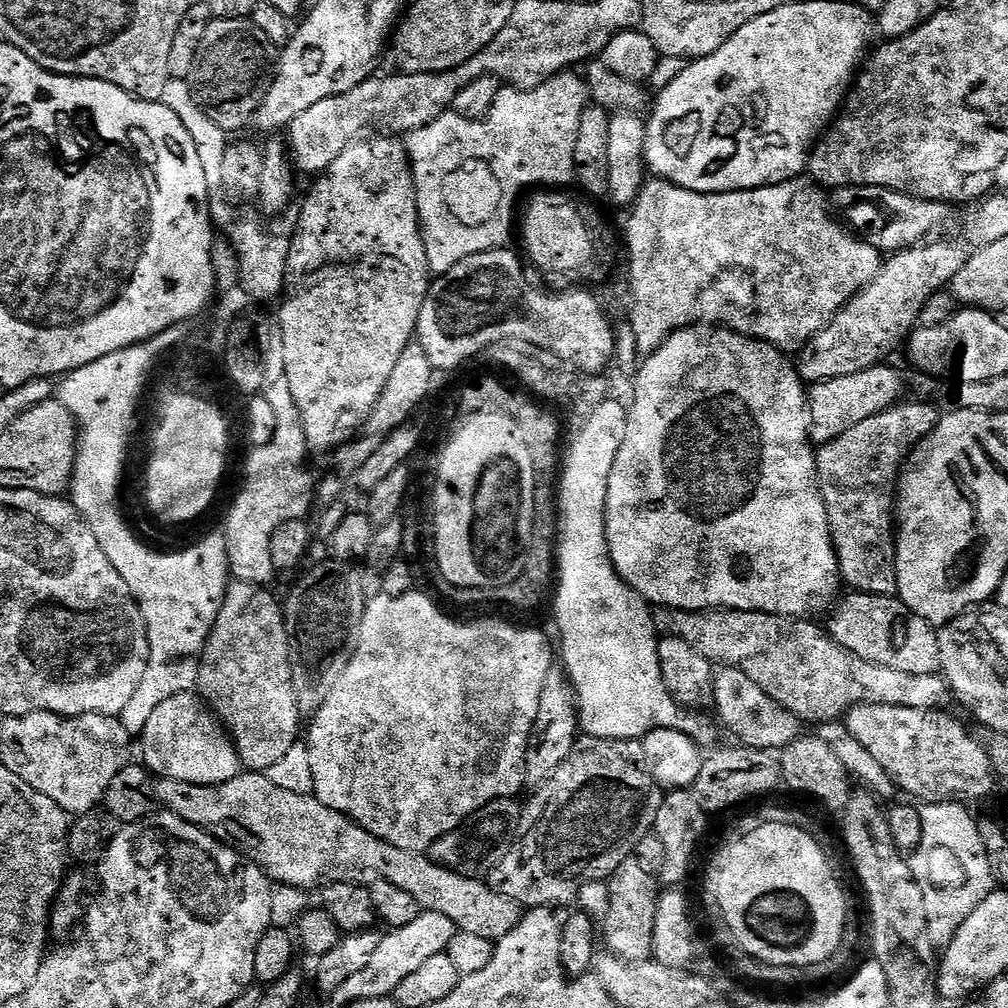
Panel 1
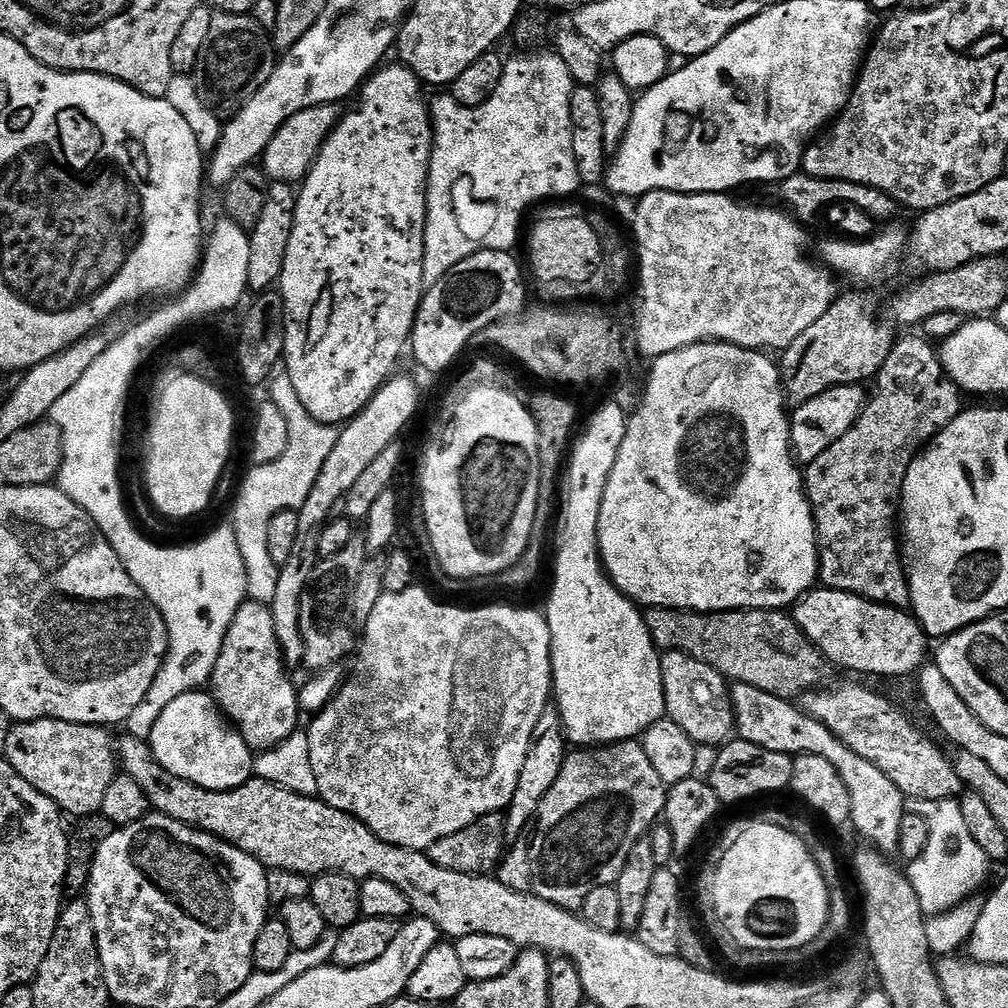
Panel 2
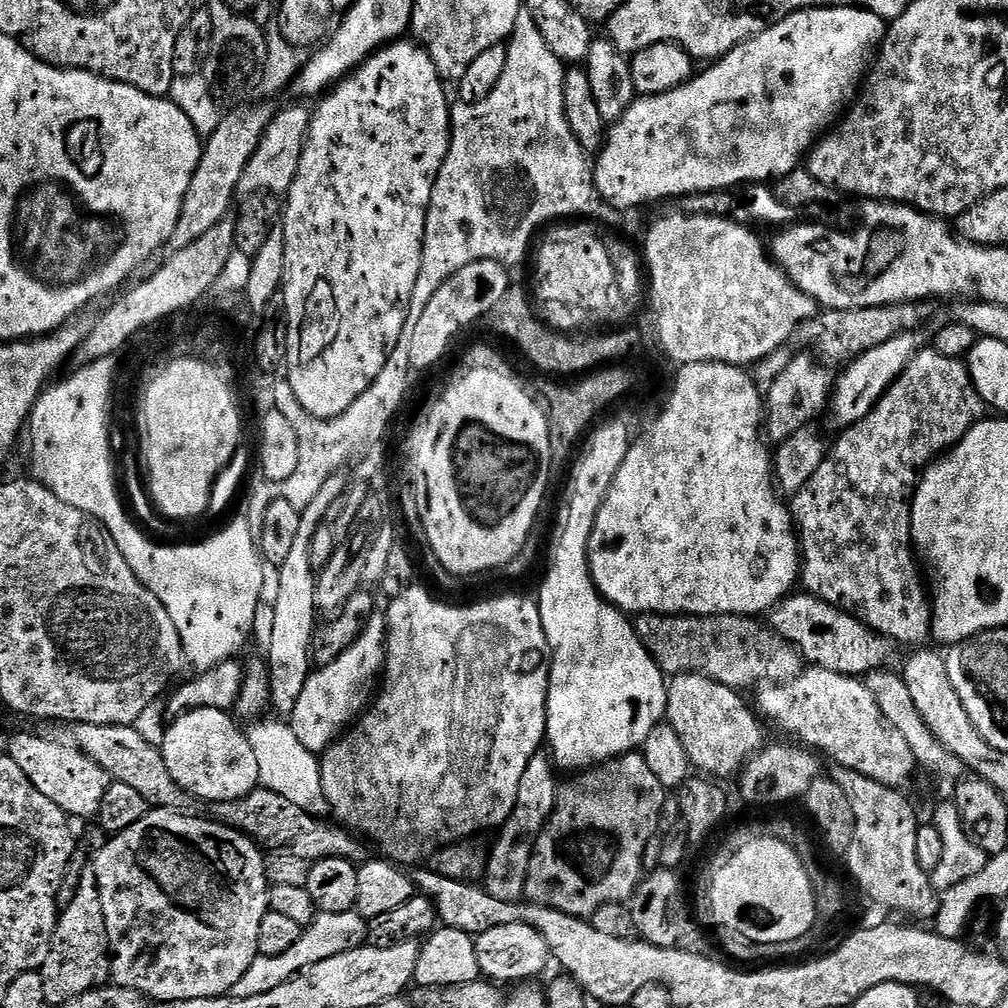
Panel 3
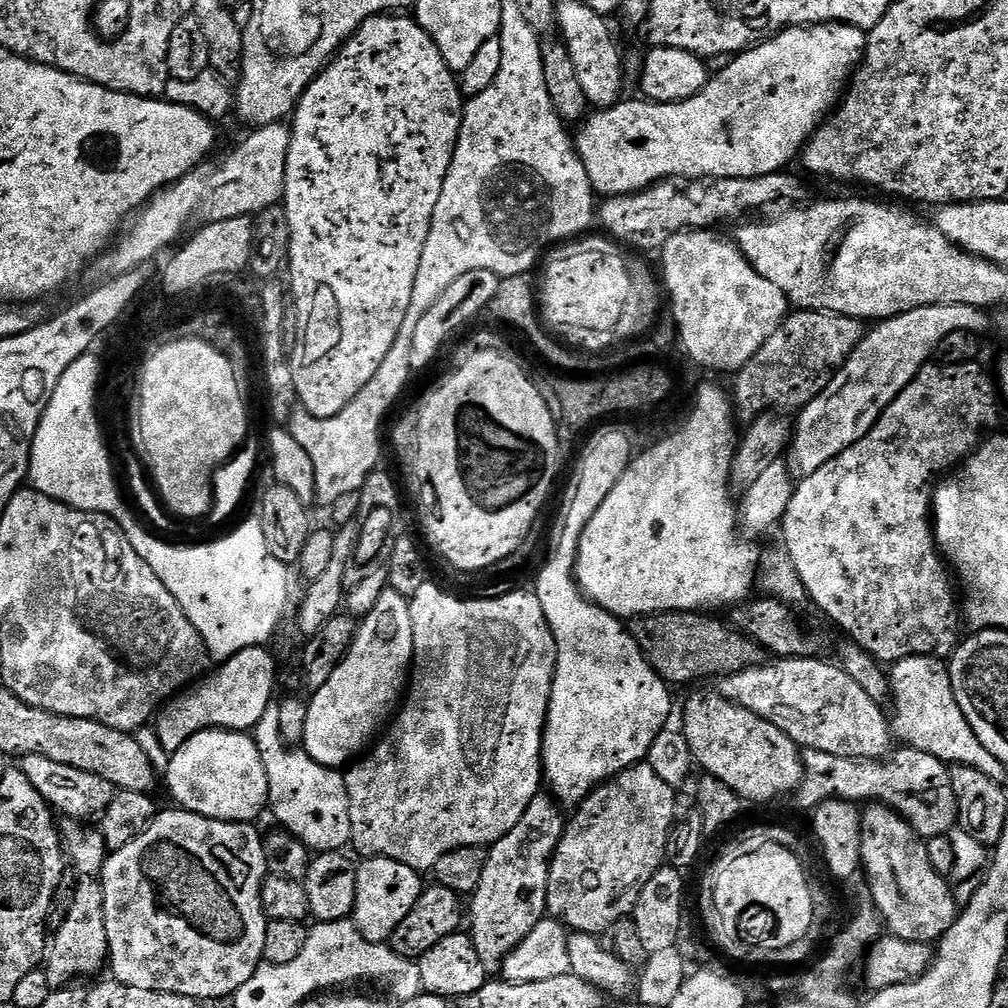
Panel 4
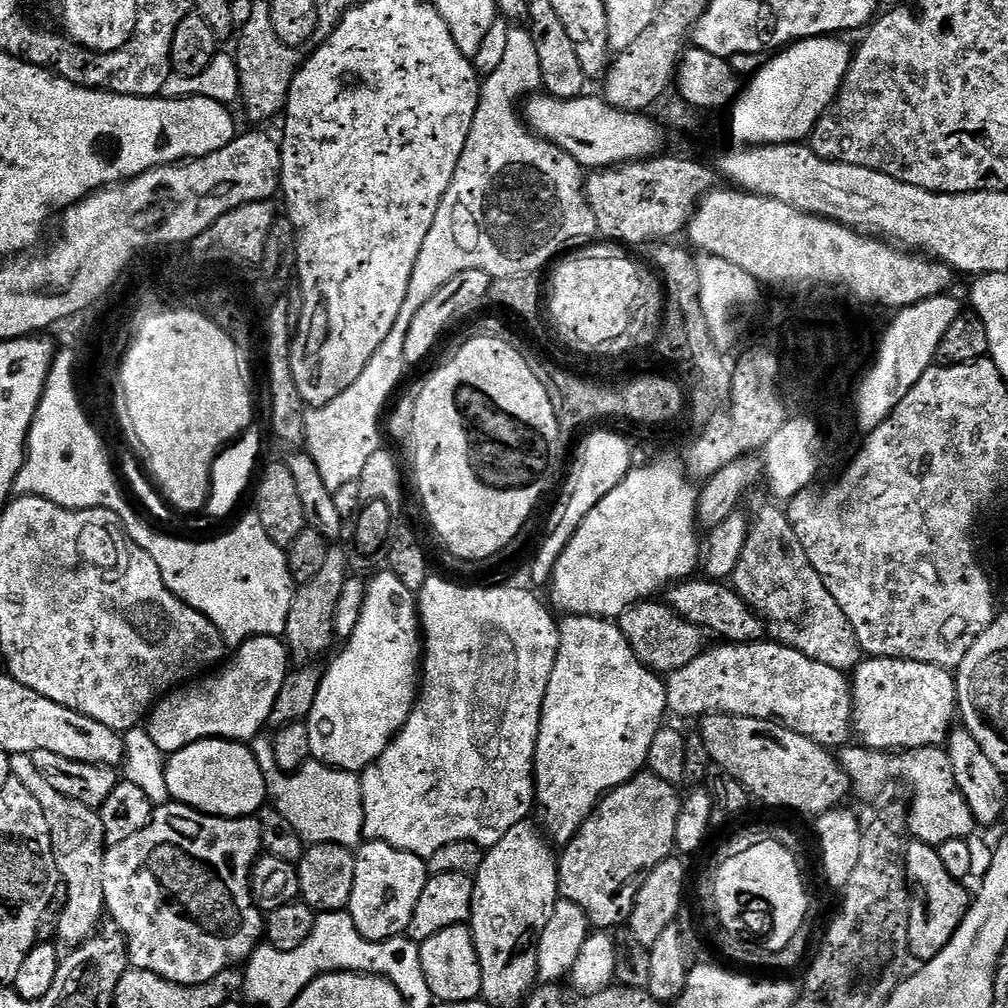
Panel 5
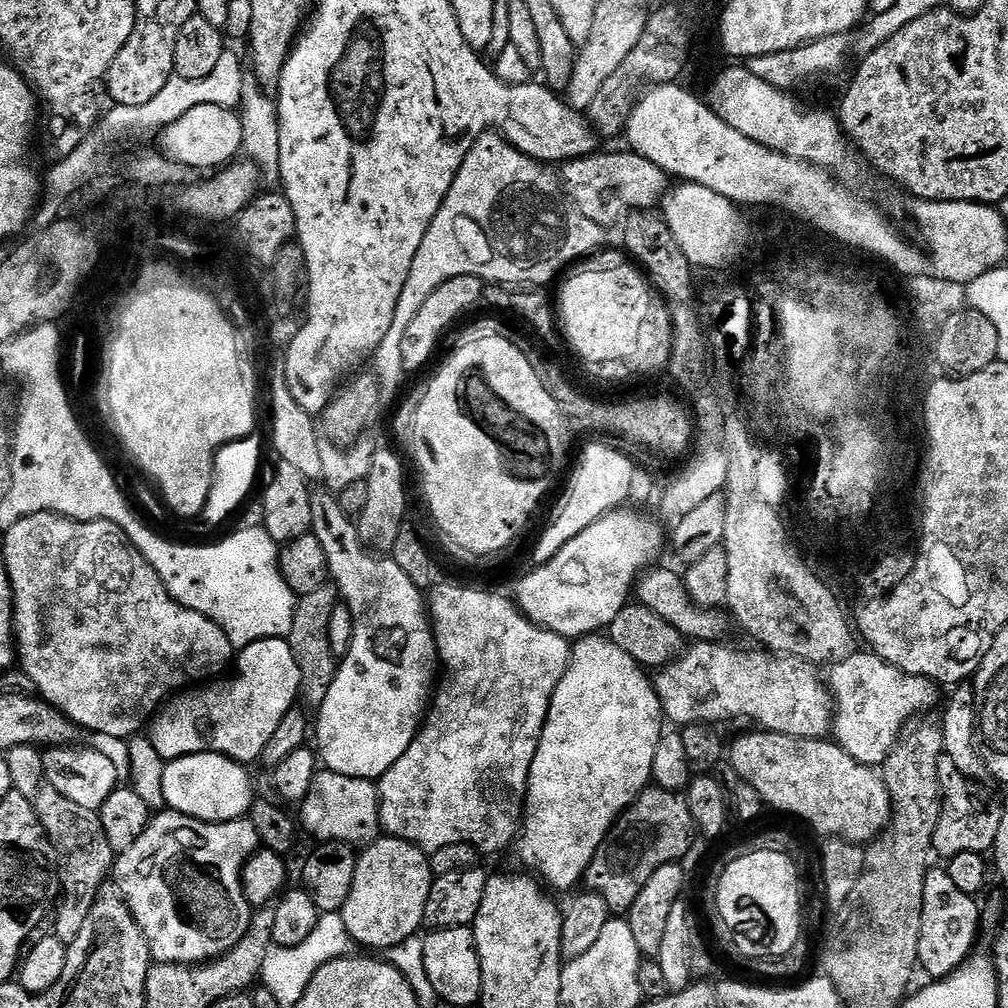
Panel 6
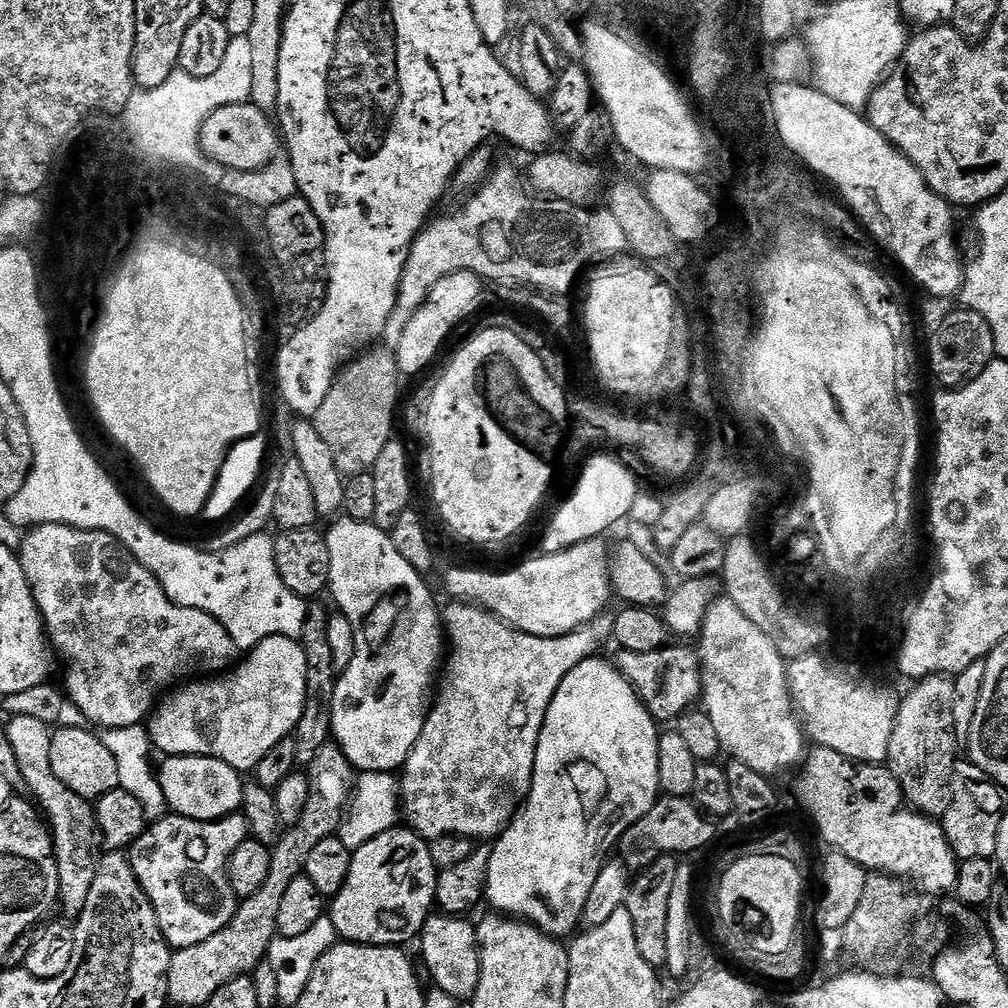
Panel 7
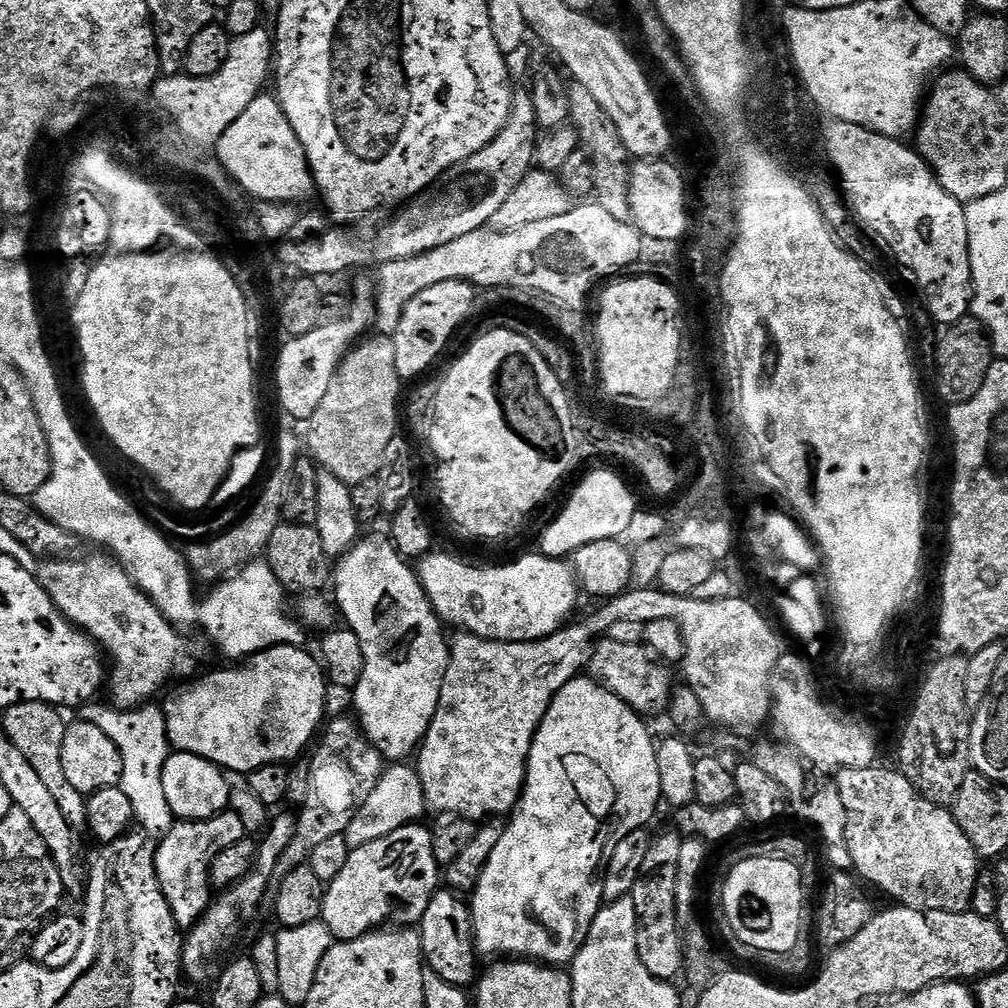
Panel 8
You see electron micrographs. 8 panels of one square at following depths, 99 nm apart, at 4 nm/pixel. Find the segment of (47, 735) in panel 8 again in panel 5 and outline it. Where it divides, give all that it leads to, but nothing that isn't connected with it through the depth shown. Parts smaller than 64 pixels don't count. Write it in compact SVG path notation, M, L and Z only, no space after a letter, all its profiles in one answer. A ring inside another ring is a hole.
M31 755L11 757L12 776L42 806L46 814L46 826L50 826L50 838L54 850L54 862L57 873L62 874L62 896L64 892L64 909L60 912L60 921L56 924L56 940L61 953L67 954L74 948L82 947L86 941L95 936L101 927L100 919L105 919L104 906L104 831L102 818L97 809L86 806L58 790L52 785L47 775L40 773Z

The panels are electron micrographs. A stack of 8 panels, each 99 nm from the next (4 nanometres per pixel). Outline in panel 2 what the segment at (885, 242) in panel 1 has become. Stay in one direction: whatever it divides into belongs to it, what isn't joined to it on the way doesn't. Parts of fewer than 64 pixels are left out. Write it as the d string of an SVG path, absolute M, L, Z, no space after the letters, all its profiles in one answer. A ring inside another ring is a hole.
M797 174L789 180L783 181L782 188L788 195L791 211L801 221L809 222L816 216L816 212L833 212L840 219L844 228L849 228L852 234L864 238L877 231L878 225L872 220L877 220L880 226L887 225L896 216L898 205L892 197L887 196L882 190L867 188L861 184L851 184L841 180L819 180L813 176Z

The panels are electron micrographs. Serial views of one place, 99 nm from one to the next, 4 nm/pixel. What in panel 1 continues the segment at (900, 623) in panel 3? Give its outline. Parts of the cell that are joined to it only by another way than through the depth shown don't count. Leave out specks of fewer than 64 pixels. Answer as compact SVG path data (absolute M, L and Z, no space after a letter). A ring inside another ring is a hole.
M901 402L894 408L888 408L882 414L874 414L874 418L866 418L866 422L858 422L856 426L850 426L844 434L834 438L828 444L819 445L816 452L816 479L820 485L820 497L824 500L826 514L828 515L828 529L832 535L832 545L836 548L836 561L840 567L840 579L845 585L848 584L853 593L865 592L871 596L896 596L896 538L898 531L898 516L896 513L896 501L898 499L898 481L900 469L903 468L905 460L911 454L912 449L924 441L941 418L941 409L936 409L932 402L916 402L920 404L908 404Z

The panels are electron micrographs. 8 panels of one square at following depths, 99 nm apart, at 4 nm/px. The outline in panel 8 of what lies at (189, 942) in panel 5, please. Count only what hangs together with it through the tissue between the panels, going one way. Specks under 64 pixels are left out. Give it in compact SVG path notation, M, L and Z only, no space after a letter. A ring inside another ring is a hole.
M225 810L213 820L176 822L164 839L159 841L155 849L158 883L176 919L177 928L191 930L204 917L214 899L214 889L210 883L214 858L222 854L222 850L234 846L234 842L245 839L245 836L238 814Z

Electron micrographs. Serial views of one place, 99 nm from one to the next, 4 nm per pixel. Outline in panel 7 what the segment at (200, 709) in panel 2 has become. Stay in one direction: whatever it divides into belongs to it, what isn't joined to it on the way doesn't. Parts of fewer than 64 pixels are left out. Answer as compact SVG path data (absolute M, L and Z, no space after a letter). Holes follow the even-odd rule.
M169 756L163 761L165 764L159 766L158 768L158 777L160 779L160 784L162 790L165 792L165 802L167 807L171 809L175 815L185 816L191 820L221 820L223 816L230 816L241 811L243 802L244 802L244 789L246 787L245 781L242 782L241 773L237 772L235 768L229 766L226 762L217 760L215 756Z

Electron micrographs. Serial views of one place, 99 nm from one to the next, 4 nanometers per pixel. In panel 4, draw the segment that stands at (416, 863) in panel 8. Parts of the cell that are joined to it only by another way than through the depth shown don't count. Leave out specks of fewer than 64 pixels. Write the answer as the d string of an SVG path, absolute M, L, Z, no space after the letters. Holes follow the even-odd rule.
M369 856L361 859L356 873L358 874L358 894L351 919L362 934L362 938L366 938L366 942L388 944L394 930L398 930L402 918L406 918L406 914L414 910L414 902L418 902L422 891L421 873L415 868L385 856Z

